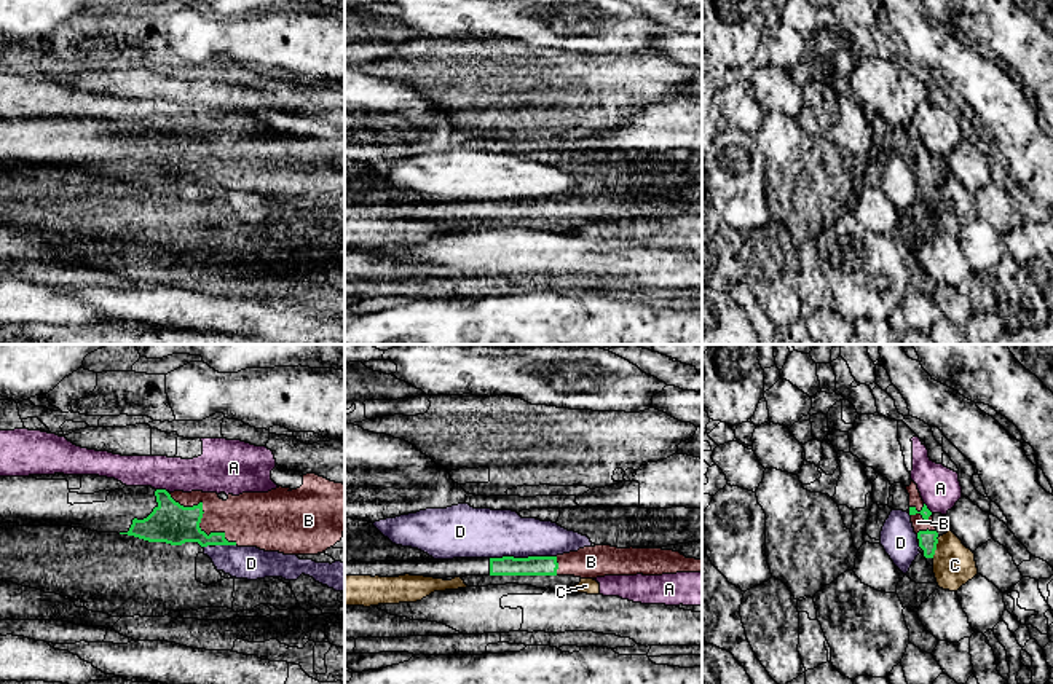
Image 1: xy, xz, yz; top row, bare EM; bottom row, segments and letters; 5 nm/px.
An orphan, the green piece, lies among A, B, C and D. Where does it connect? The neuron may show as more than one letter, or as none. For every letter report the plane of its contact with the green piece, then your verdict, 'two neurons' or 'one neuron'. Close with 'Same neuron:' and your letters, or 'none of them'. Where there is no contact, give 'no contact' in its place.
A: meets green in xy; two neurons
B: meets green in xy; one neuron
C: meets green in yz; two neurons
D: meets green in xz; two neurons
Same neuron: B

